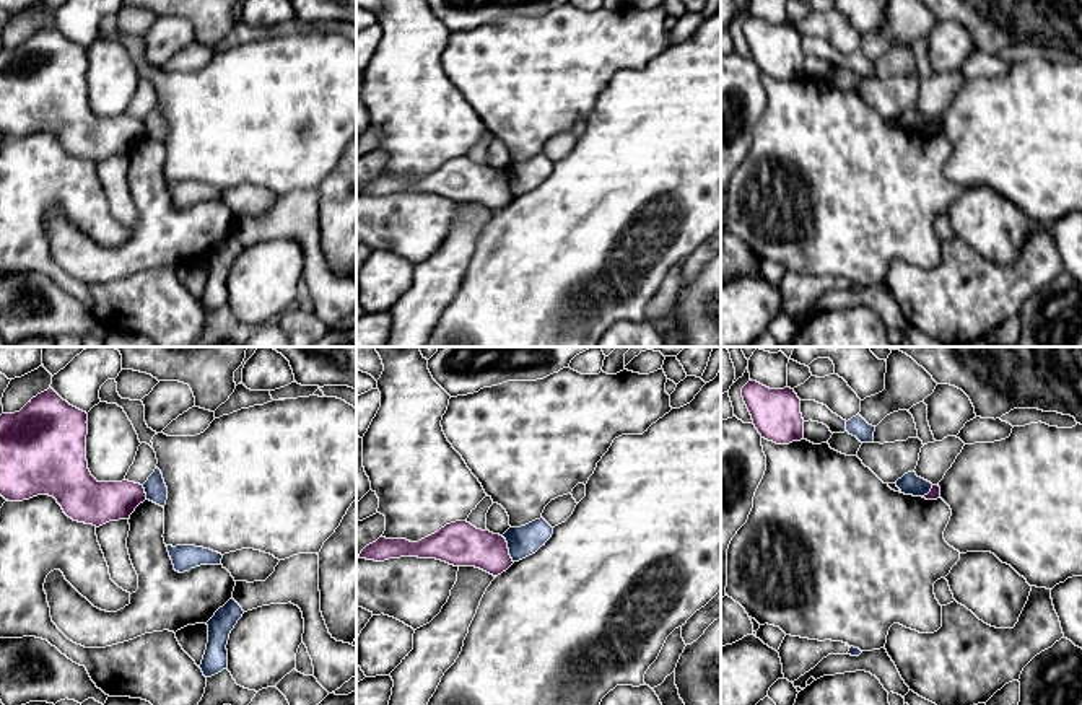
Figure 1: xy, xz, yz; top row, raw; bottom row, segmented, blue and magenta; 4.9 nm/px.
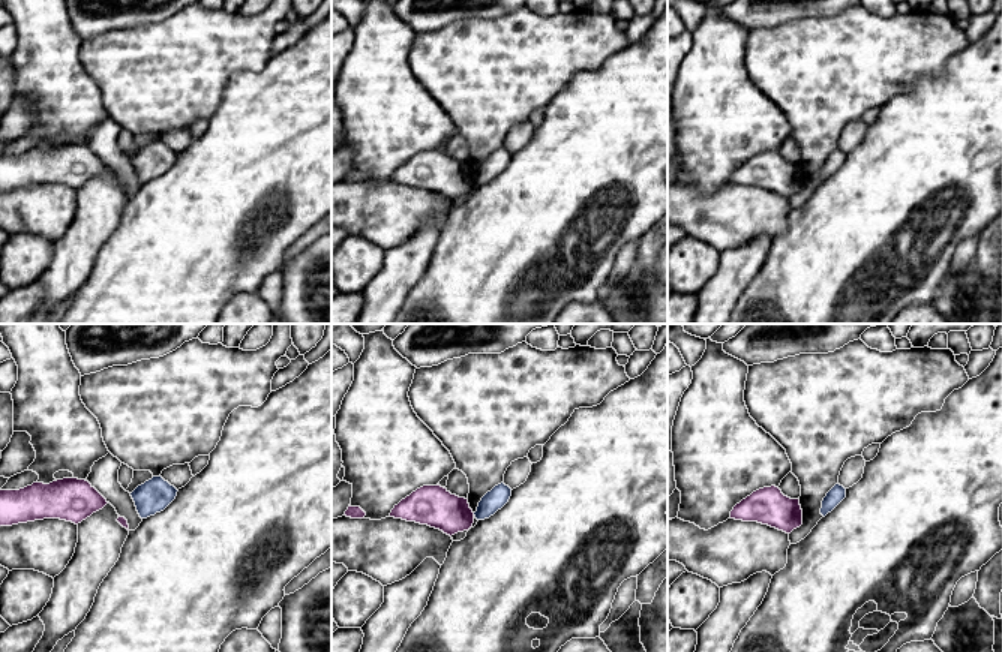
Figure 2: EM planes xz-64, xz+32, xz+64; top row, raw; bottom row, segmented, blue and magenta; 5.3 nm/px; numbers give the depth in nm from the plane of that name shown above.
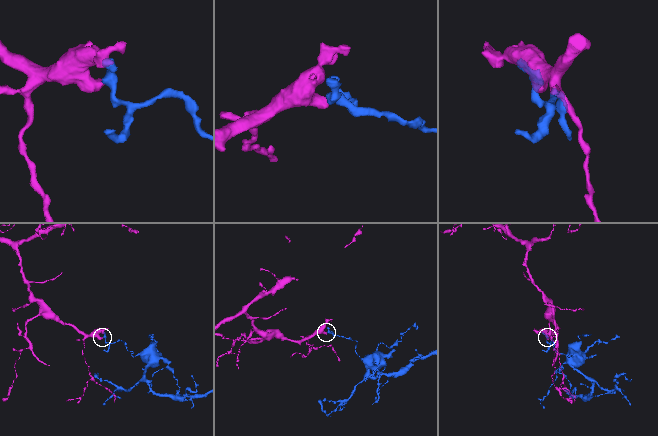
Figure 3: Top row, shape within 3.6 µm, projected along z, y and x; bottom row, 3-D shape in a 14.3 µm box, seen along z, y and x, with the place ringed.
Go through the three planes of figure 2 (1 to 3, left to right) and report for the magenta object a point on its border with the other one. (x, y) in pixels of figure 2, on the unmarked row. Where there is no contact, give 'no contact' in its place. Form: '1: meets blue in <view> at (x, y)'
1: no contact
2: no contact
3: no contact

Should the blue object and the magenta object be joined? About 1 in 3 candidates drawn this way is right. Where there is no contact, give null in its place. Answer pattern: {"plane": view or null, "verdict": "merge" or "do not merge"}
{"plane": "xz", "verdict": "do not merge"}

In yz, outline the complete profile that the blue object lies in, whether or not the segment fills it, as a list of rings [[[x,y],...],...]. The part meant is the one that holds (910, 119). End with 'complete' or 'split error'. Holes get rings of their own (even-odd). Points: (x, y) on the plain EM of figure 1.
[[[908,107],[901,114],[898,114],[897,122],[901,125],[905,130],[913,130],[913,132],[924,132],[931,127],[932,119],[918,112],[916,107]]]; complete

